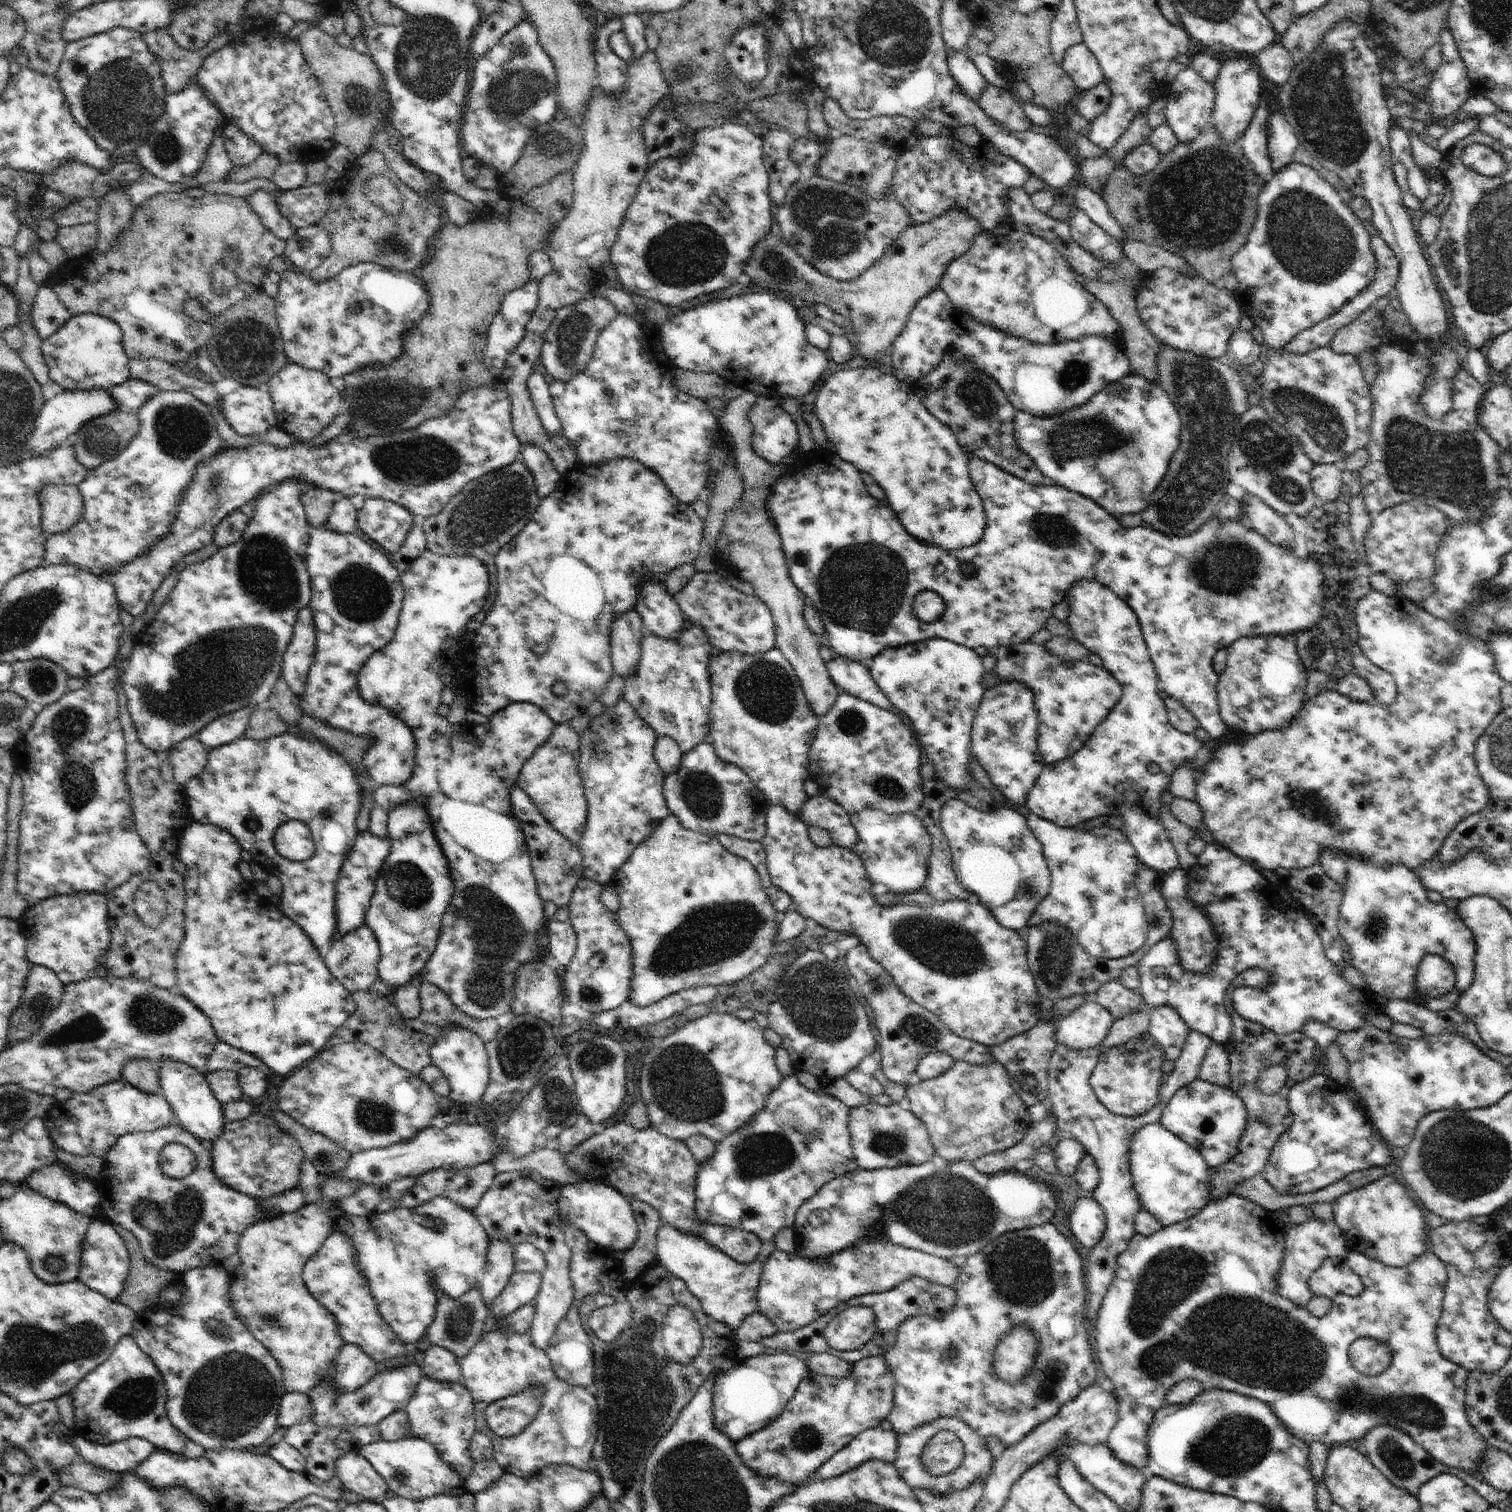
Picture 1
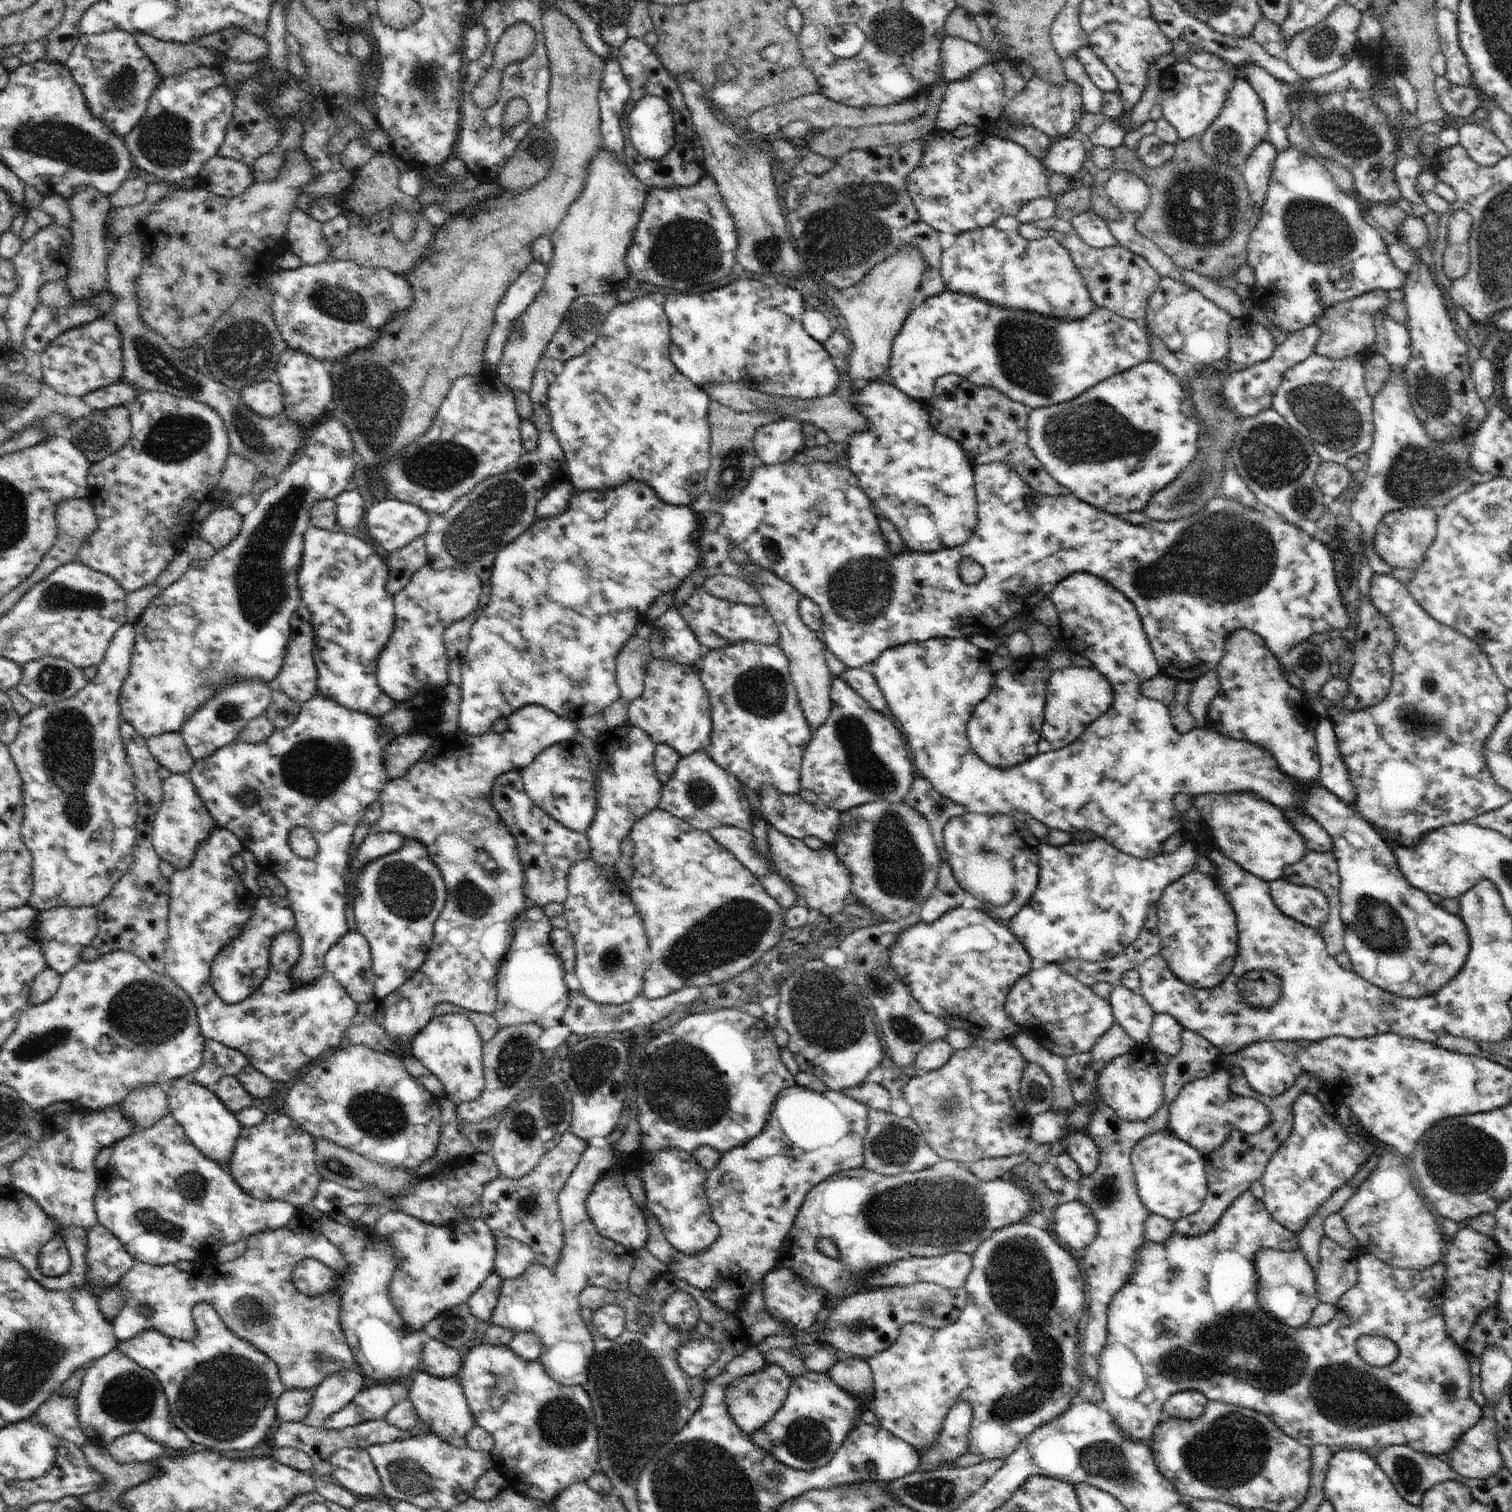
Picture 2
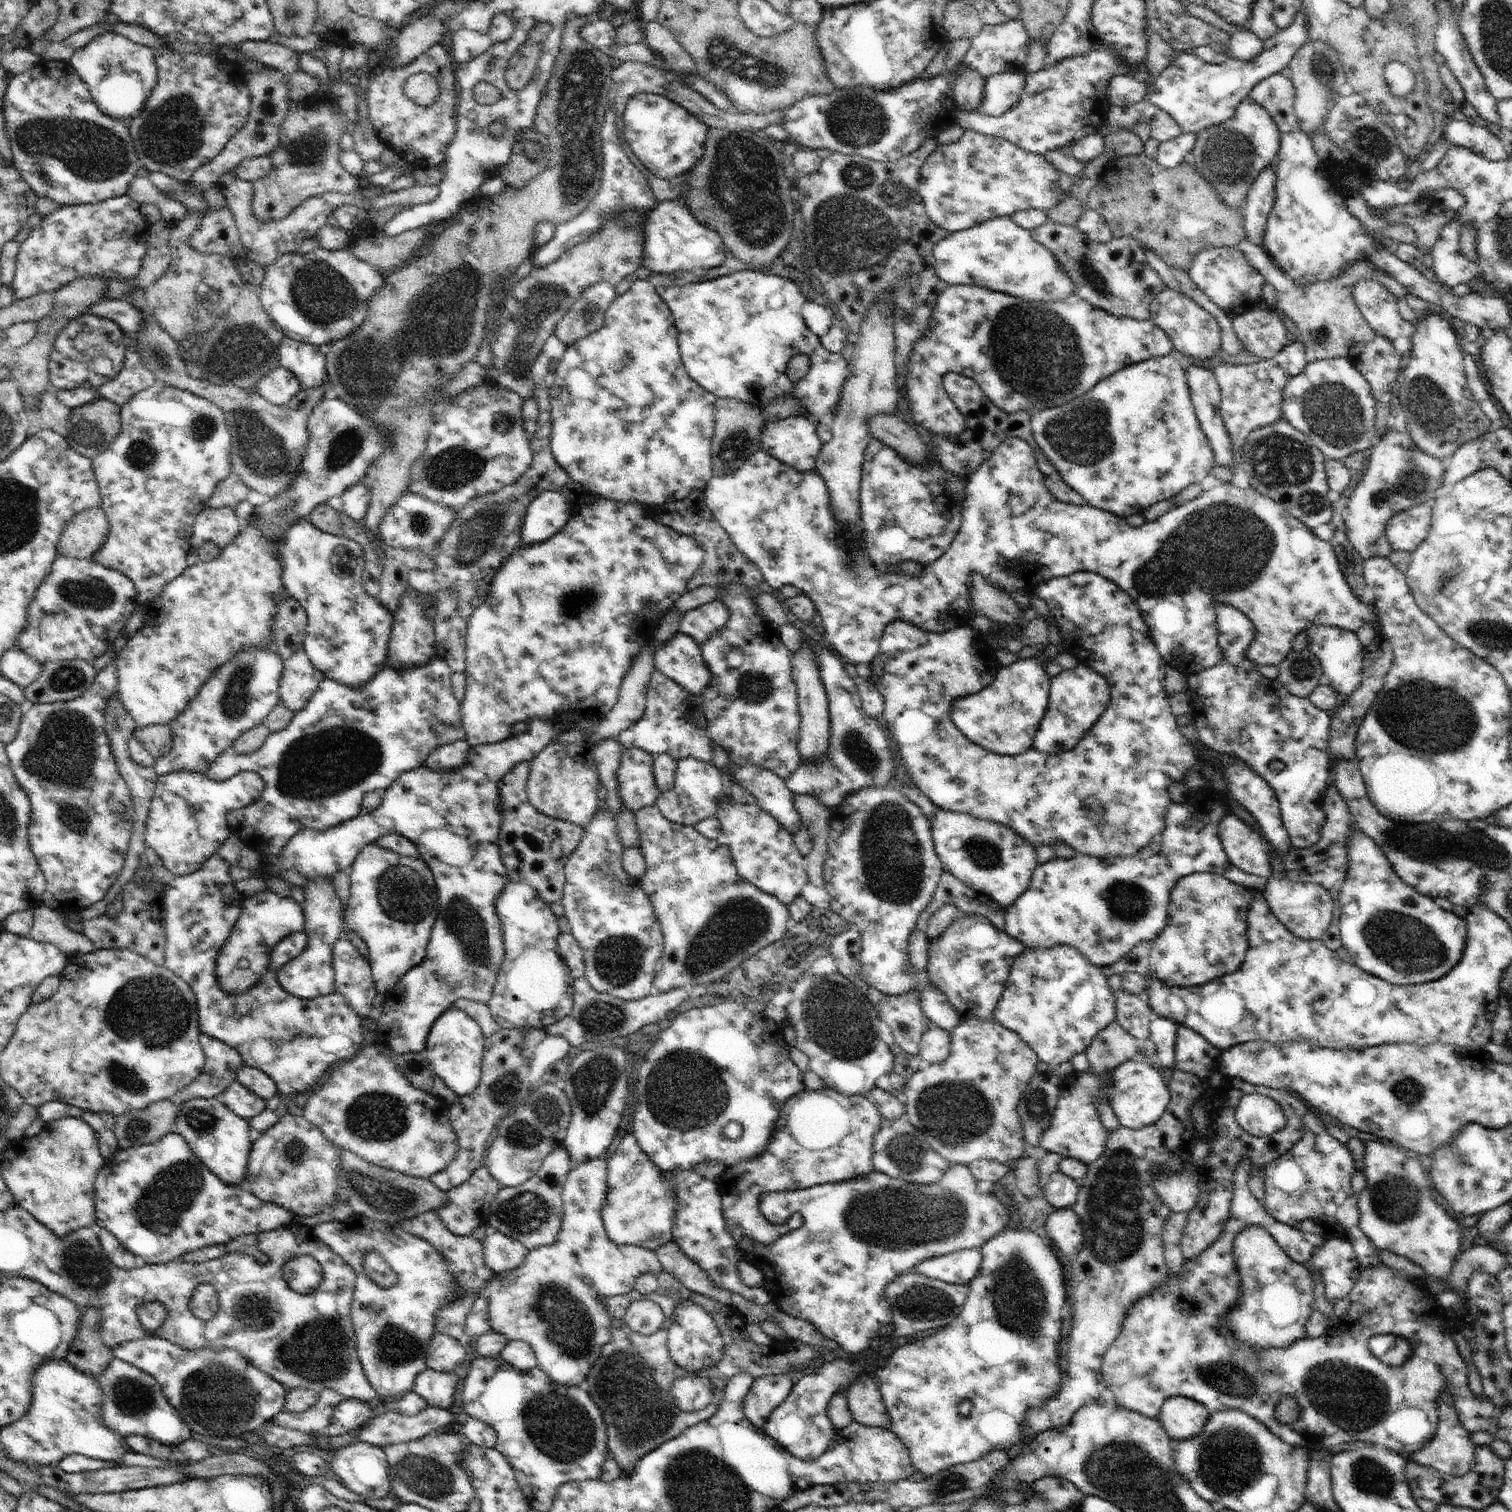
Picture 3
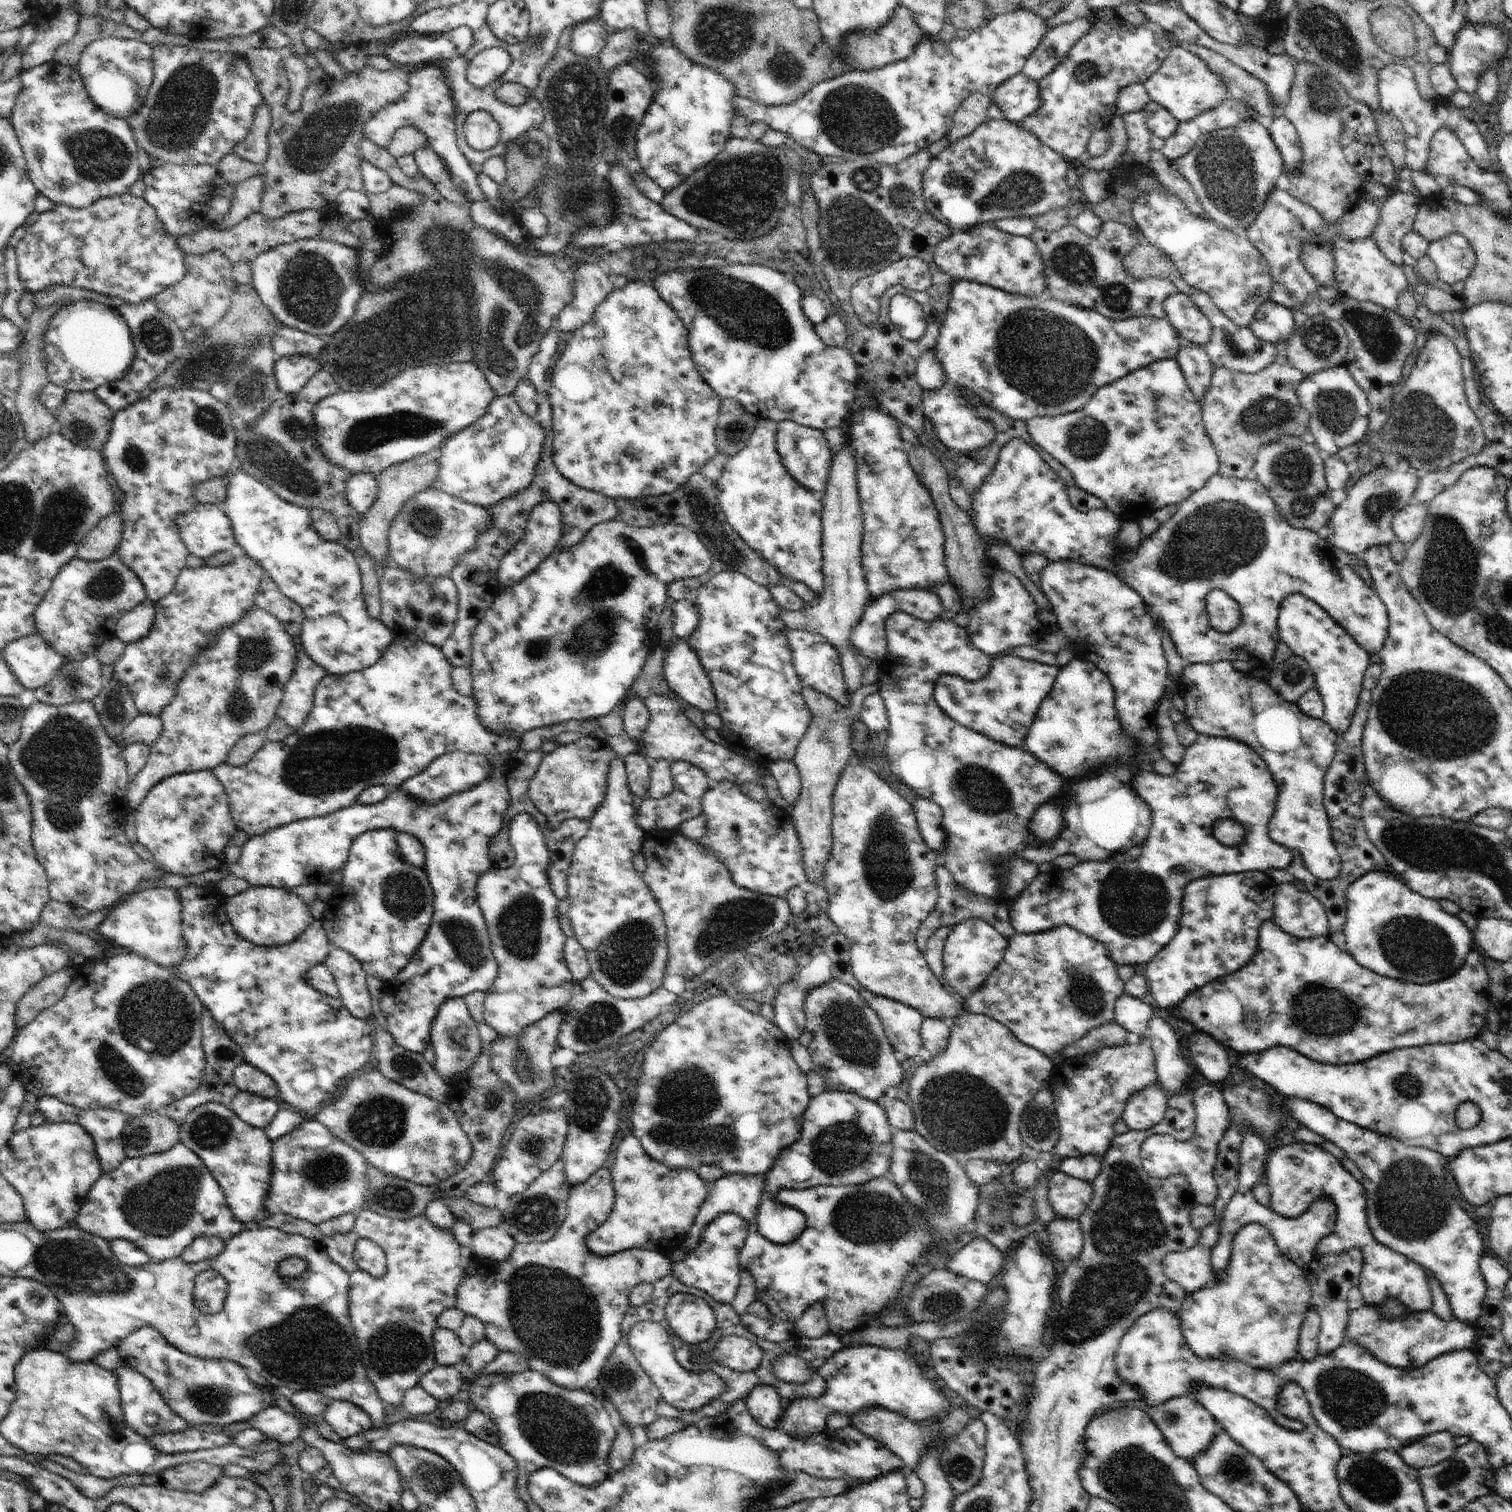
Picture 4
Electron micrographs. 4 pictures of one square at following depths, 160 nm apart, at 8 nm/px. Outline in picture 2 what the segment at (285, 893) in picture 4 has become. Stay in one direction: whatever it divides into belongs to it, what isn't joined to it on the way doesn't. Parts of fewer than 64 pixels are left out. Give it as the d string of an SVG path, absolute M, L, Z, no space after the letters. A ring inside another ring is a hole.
M274 894L270 897L257 896L255 908L247 924L237 929L235 939L212 959L210 984L217 995L232 1005L260 988L269 969L269 946L272 939L281 932L294 930L294 926L295 916L286 897Z

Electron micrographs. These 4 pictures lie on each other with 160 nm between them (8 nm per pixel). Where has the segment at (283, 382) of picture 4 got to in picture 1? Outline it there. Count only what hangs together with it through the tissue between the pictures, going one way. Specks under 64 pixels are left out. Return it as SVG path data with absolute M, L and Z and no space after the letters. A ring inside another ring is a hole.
M237 386L221 398L219 406L232 430L243 437L265 435L276 425L277 414L268 391Z

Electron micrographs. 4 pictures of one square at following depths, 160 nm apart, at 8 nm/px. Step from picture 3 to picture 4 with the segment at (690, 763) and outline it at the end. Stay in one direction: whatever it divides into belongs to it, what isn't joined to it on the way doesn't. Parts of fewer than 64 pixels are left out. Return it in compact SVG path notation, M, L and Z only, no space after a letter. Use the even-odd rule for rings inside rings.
M684 761L670 763L670 770L674 780L674 791L662 800L646 800L636 810L636 822L644 832L675 830L682 822L702 815L702 794L709 788L709 777L700 768Z

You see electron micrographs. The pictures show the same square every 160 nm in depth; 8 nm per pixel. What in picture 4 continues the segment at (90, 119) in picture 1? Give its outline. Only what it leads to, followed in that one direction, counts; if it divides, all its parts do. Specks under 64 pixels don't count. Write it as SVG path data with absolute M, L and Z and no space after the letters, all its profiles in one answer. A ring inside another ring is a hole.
M117 37L98 38L90 42L75 68L82 78L93 104L109 116L126 119L142 108L154 79L153 45L140 40Z

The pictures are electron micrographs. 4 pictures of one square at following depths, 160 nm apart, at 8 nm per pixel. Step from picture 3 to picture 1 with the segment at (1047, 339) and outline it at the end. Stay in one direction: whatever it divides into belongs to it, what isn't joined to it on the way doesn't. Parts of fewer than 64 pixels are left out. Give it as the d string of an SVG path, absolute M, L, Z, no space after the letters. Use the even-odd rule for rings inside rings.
M940 288L932 291L928 296L918 301L910 313L904 330L894 340L890 348L893 374L908 384L919 380L939 365L944 355L950 359L970 359L975 367L990 375L1006 393L1007 399L1018 411L1026 411L1037 417L1053 417L1062 415L1070 409L1085 405L1096 393L1109 384L1119 381L1129 374L1130 361L1123 353L1123 340L1117 338L1115 342L1101 336L1084 337L1078 341L1068 341L1053 345L1039 345L1030 341L1016 338L1007 333L993 329L991 325L978 324L972 317L956 310L948 295Z

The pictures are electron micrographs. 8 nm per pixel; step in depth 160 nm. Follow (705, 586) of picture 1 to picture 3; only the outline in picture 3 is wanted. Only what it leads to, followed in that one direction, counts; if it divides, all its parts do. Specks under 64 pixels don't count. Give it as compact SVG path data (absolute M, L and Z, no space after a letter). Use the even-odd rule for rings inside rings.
M716 599L684 614L678 632L691 636L701 646L720 629L723 629L728 621L728 607Z

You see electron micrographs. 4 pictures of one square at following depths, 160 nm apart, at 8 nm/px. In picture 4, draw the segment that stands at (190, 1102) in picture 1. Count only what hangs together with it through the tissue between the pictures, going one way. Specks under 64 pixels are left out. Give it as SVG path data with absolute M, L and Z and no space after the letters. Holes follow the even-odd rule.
M216 1102L194 1108L184 1118L180 1128L180 1142L206 1164L208 1171L224 1192L234 1220L246 1226L264 1218L268 1190L272 1188L272 1148L274 1144L263 1129L245 1124L228 1107Z

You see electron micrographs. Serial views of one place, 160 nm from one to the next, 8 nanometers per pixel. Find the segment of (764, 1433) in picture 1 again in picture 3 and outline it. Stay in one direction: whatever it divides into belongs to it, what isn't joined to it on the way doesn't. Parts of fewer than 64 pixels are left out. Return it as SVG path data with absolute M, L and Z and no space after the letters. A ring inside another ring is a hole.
M842 1359L826 1363L819 1373L805 1372L800 1380L793 1383L786 1400L772 1412L761 1429L797 1459L818 1460L830 1446L837 1431L827 1413L830 1399L838 1389L844 1392L845 1388L864 1372L867 1372L864 1364L849 1363Z

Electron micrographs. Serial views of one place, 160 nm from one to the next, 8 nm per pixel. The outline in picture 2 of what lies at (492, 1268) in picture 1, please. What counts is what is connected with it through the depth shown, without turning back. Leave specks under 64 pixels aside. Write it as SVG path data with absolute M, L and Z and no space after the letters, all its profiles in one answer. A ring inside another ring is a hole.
M492 1271L470 1297L470 1300L467 1300L471 1313L478 1320L490 1322L502 1283L503 1278L496 1271Z

